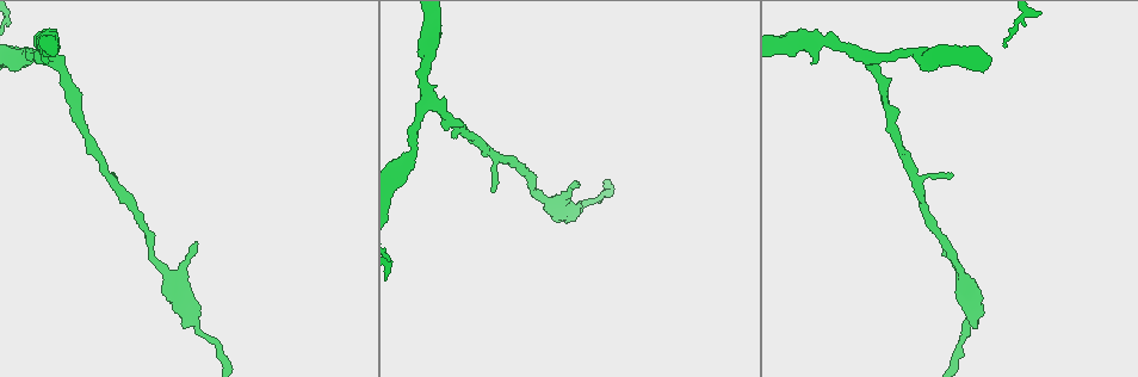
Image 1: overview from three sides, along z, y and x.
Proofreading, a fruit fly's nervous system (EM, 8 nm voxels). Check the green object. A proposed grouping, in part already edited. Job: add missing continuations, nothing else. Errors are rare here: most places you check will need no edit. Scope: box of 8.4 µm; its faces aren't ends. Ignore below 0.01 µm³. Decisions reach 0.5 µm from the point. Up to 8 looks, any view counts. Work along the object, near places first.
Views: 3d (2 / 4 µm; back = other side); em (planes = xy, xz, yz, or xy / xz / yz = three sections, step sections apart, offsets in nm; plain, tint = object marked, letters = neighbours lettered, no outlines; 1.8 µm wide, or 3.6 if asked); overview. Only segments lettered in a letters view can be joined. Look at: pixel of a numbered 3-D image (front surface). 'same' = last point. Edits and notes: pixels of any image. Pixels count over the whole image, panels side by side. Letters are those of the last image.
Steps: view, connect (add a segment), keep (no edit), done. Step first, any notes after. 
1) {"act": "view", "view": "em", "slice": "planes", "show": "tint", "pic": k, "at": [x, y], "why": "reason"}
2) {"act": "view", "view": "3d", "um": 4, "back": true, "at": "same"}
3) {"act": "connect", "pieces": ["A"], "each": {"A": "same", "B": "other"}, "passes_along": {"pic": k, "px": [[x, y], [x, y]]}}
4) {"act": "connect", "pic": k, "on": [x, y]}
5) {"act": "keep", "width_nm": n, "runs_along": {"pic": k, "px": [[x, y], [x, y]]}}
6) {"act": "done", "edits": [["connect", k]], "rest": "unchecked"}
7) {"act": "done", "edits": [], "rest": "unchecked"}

{"act": "view", "view": "em", "um": 3.6, "slice": "yz", "step": 8, "show": "tint", "pic": 1, "at": [570, 211], "why": "thick turns thin"}

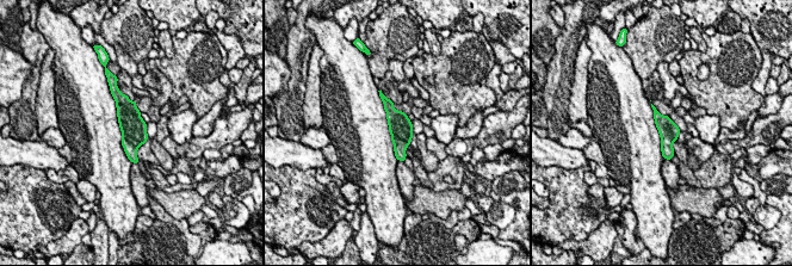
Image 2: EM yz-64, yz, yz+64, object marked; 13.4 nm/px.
{"act": "view", "view": "em", "um": 3.6, "slice": "xy", "step": 4, "show": "tint", "at": "same"}

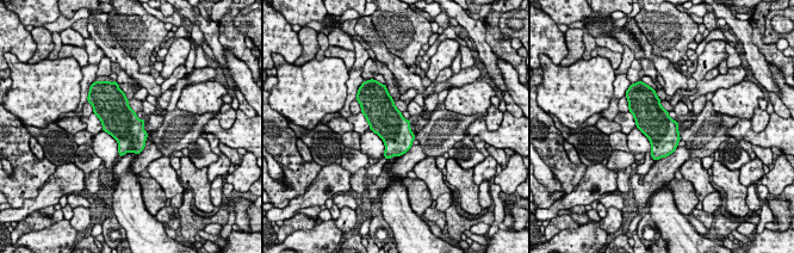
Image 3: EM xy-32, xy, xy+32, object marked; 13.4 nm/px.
{"act": "view", "view": "em", "um": 3.6, "slice": "xy", "step": 4, "show": "letters", "at": "same"}

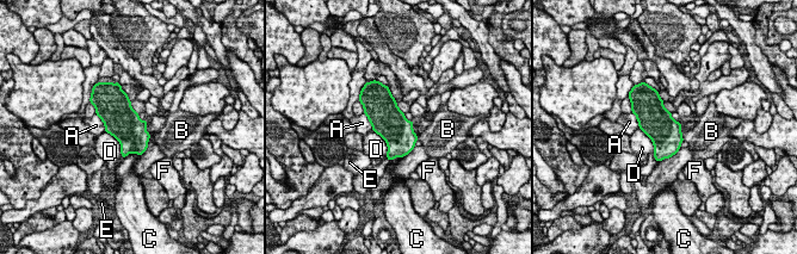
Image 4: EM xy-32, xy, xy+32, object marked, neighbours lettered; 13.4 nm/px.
{"act": "keep", "each": {"A": "other", "B": "other", "C": "other", "D": "other", "E": "other", "F": "other"}, "border": {"pic": 4, "px": [[148, 147], [140, 155], [122, 159]]}, "found": "no lettered segment goes on from it"}

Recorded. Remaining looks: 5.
{"act": "view", "view": "3d", "um": 4, "pic": 1, "at": [951, 178], "why": "branch stops here"}

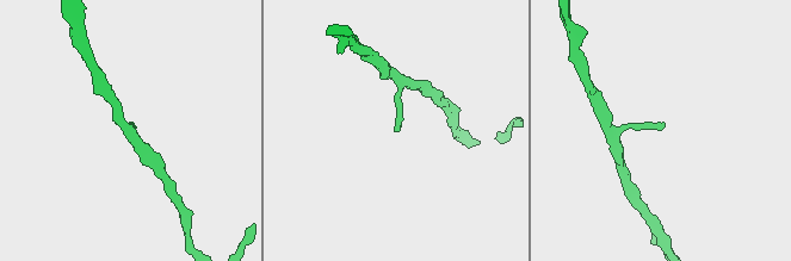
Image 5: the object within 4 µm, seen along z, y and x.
{"act": "view", "view": "em", "slice": "planes", "show": "letters", "pic": 5, "at": [395, 128], "why": "need the tissue"}

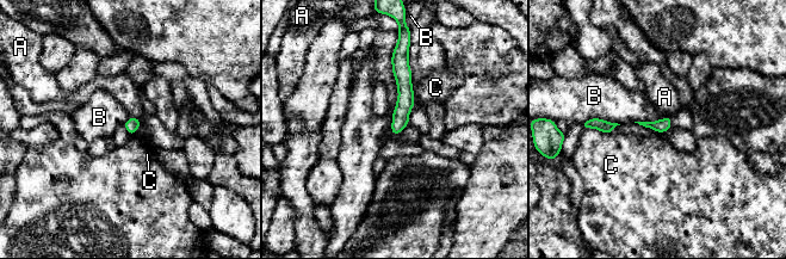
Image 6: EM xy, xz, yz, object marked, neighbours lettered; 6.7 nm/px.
{"act": "keep", "width_nm": 90, "each": {"A": "other", "B": "other", "C": "other"}, "border": {"pic": 6, "px": [[581, 123], [602, 118], [619, 124]]}, "found": "no lettered segment goes on from it"}

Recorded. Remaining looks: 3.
{"act": "view", "view": "3d", "um": 2, "pic": 1, "at": [39, 58], "why": "arms part here"}

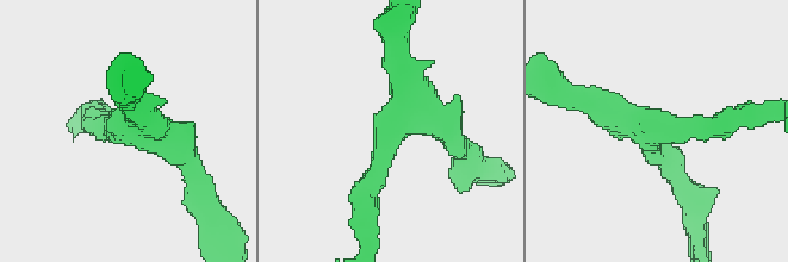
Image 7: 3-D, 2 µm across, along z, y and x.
{"act": "view", "view": "em", "slice": "planes", "show": "letters", "pic": 7, "at": [397, 125], "arms": 3, "arm_widths_nm": [200, 220, 220], "why": "need the tissue"}

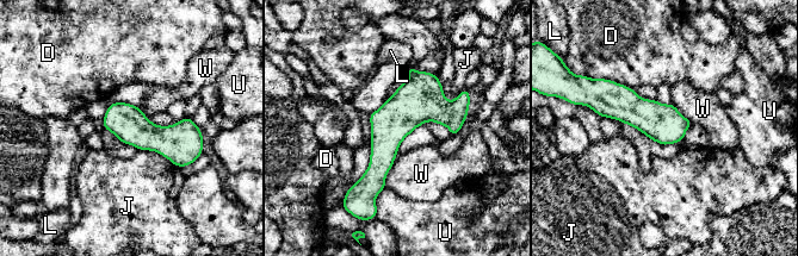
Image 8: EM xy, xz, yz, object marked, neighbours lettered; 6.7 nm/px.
{"act": "keep", "longest_contact_nm": ["J", 280], "each": {"D": "other", "J": "other", "L": "other", "U": "other", "W": "other"}, "border": {"pic": 8, "px": [[397, 155], [385, 178], [384, 187]]}, "found": "no lettered segment goes on from it"}

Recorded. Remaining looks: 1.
{"act": "done", "edits": [], "rest": "unchecked"}

